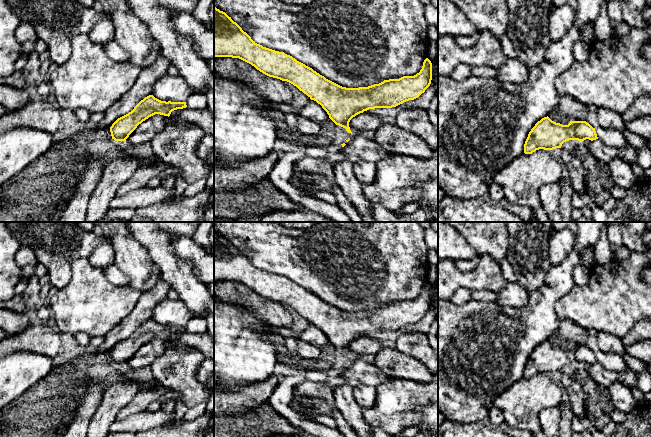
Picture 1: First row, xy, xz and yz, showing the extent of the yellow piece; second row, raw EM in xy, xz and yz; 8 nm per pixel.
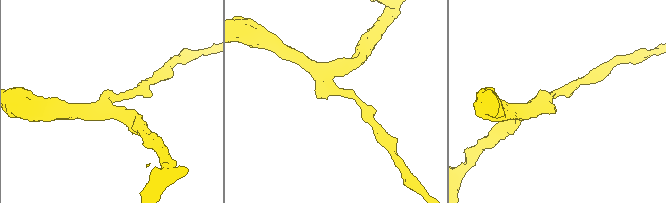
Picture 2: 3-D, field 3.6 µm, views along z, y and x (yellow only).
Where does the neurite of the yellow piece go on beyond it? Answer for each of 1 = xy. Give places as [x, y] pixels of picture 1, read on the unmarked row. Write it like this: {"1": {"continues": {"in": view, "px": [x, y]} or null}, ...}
{"1": {"continues": null}}

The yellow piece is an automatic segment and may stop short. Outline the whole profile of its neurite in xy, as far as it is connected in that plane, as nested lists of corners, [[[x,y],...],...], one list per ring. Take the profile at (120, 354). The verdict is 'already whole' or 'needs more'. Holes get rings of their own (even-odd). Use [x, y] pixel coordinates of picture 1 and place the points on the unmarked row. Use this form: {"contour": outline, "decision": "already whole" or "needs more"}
{"contour": [[[149,319],[141,324],[131,336],[118,342],[112,348],[110,351],[112,363],[126,365],[137,350],[149,341],[155,338],[169,341],[172,335],[186,331],[186,326],[166,326]]], "decision": "already whole"}

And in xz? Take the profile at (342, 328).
{"contour": [[[214,230],[214,281],[239,282],[263,298],[287,305],[296,310],[311,324],[316,325],[327,336],[329,342],[351,357],[349,346],[356,339],[369,333],[392,332],[406,325],[418,322],[430,310],[432,304],[432,287],[426,282],[422,293],[414,300],[403,300],[399,303],[384,304],[368,311],[342,311],[320,299],[312,292],[297,285],[284,276],[275,275],[255,267],[225,236]]], "decision": "already whole"}

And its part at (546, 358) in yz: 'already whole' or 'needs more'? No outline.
needs more

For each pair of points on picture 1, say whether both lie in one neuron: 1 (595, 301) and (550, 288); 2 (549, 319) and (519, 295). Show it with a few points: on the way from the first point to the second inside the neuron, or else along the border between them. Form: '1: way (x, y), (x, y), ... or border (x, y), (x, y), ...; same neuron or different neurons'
1: border (575, 283), (556, 302), (555, 313), (557, 315); different neurons
2: border (530, 294), (527, 303), (517, 307), (505, 307); different neurons

